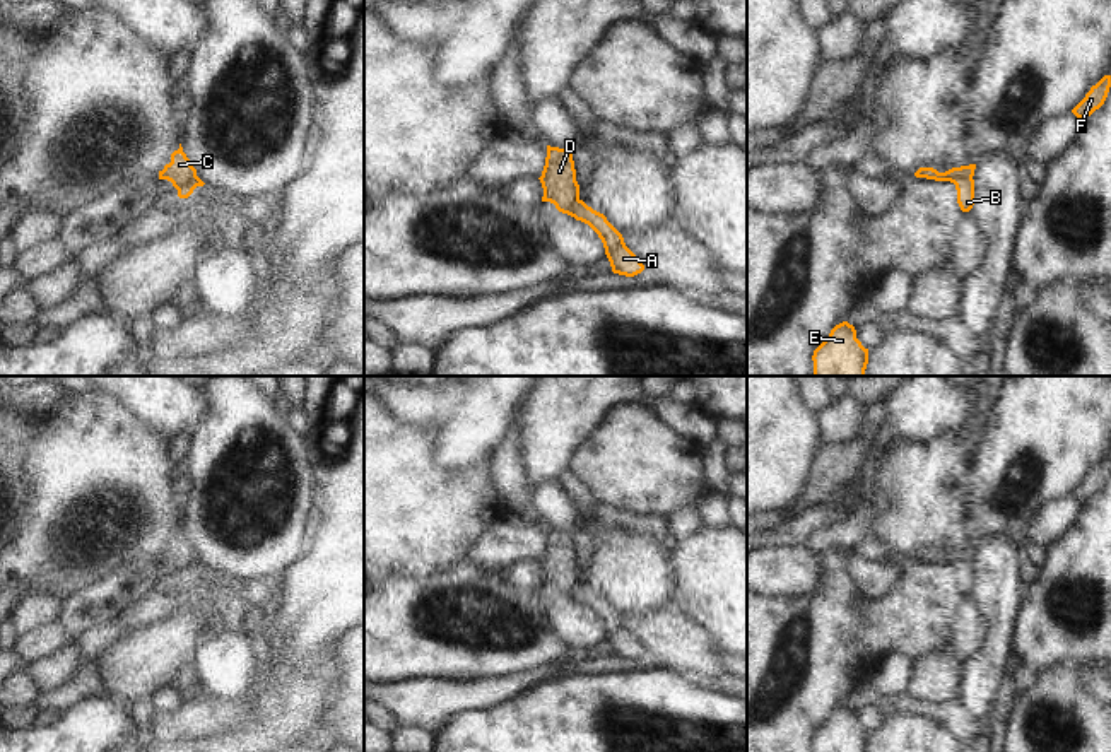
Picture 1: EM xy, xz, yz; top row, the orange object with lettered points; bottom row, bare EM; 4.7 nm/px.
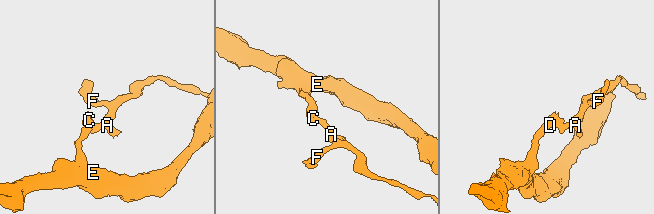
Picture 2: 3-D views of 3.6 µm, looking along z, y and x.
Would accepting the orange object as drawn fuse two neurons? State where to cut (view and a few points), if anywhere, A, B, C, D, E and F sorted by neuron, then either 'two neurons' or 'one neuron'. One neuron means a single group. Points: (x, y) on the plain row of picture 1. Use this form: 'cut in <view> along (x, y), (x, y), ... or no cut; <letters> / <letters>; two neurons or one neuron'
cut in yz along (971, 559), (958, 559), (952, 564); A B F / C D E; two neurons

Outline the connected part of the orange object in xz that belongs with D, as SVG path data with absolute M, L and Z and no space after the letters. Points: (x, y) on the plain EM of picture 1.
M547 528L547 540L542 559L542 585L550 585L562 596L574 600L573 586L579 583L579 567L573 533Z

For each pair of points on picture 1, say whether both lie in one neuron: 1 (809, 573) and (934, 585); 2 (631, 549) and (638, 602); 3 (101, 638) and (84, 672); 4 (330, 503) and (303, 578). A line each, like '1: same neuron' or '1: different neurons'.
1: different neurons
2: same neuron
3: same neuron
4: same neuron

